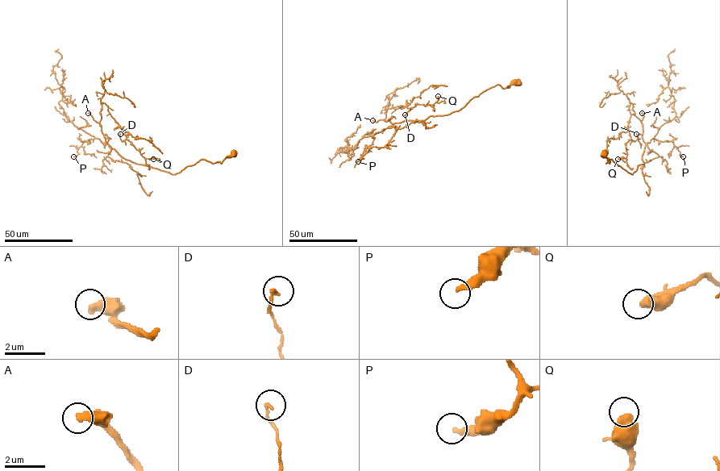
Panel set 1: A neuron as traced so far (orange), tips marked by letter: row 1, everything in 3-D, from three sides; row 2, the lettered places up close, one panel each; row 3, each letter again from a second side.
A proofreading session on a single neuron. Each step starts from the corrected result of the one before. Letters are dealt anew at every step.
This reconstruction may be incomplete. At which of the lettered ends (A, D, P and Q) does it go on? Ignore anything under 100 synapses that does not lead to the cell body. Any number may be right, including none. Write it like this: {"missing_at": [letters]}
{"missing_at": ["A"]}

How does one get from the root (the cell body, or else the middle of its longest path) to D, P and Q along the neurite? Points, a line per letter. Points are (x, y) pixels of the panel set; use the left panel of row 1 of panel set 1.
D: (234, 153), (173, 174), (131, 162), (105, 140), (103, 103), (125, 139), (120, 134)
P: (234, 153), (221, 163), (201, 159), (173, 174), (126, 160), (97, 138), (81, 140), (77, 154), (73, 156)
Q: (234, 153), (173, 174), (131, 162), (105, 140), (103, 103), (126, 138), (153, 159)

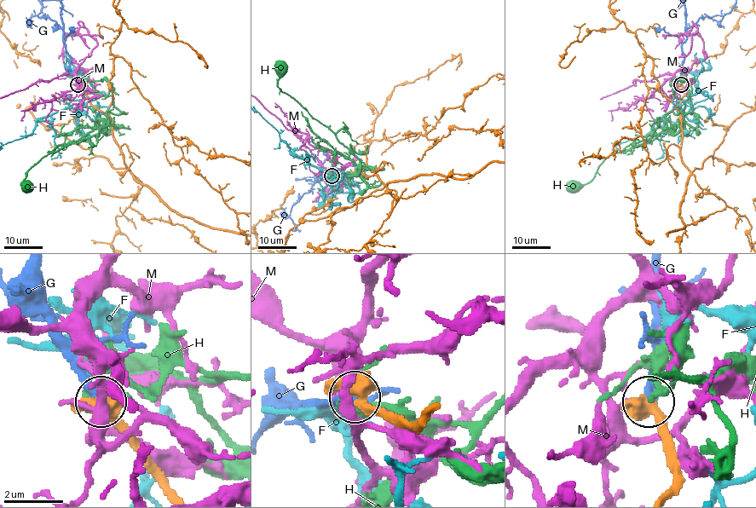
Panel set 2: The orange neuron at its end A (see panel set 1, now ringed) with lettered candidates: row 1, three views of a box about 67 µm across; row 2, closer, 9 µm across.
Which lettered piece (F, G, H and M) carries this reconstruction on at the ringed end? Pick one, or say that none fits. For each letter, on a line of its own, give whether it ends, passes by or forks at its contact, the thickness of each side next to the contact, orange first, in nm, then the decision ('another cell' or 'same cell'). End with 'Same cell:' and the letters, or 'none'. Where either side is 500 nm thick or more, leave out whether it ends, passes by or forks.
F: calibres 750 and 140 nm; another cell
G: calibres 750 and 320 nm; same cell
H: calibres 750 and 150 nm; another cell
M: calibres 700 and 340 nm; another cell
Same cell: G

